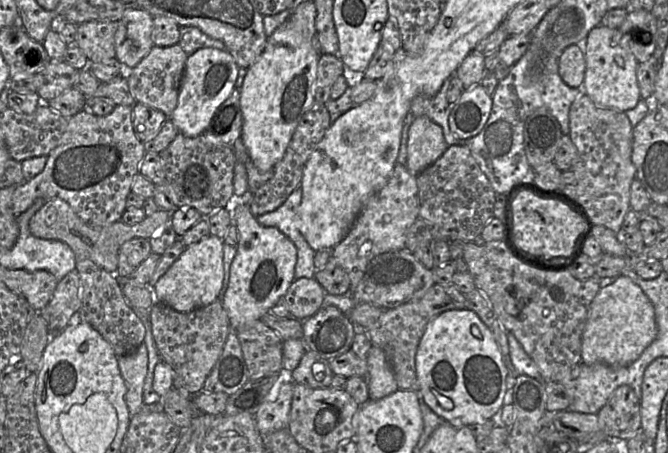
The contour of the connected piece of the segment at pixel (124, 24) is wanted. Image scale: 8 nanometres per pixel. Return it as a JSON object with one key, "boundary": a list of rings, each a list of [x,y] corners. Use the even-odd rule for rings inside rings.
{"boundary":[[[127,4],[123,16],[117,22],[115,33],[116,59],[125,70],[134,68],[150,51],[153,16],[146,10]]]}

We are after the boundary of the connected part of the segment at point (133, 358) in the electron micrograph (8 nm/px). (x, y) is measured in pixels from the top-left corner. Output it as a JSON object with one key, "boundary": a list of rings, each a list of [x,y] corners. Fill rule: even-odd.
{"boundary":[[[142,343],[136,350],[118,357],[118,365],[127,386],[125,401],[132,415],[144,405],[143,387],[148,372],[148,350]]]}

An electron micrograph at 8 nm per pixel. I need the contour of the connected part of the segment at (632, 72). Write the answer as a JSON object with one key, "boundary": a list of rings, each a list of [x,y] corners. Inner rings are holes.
{"boundary":[[[599,24],[589,32],[586,45],[582,91],[599,106],[622,112],[635,108],[641,98],[637,80],[639,62],[625,45],[620,30]]]}

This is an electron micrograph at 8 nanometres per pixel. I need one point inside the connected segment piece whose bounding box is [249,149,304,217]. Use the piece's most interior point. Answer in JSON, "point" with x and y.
{"point":[288,172]}

